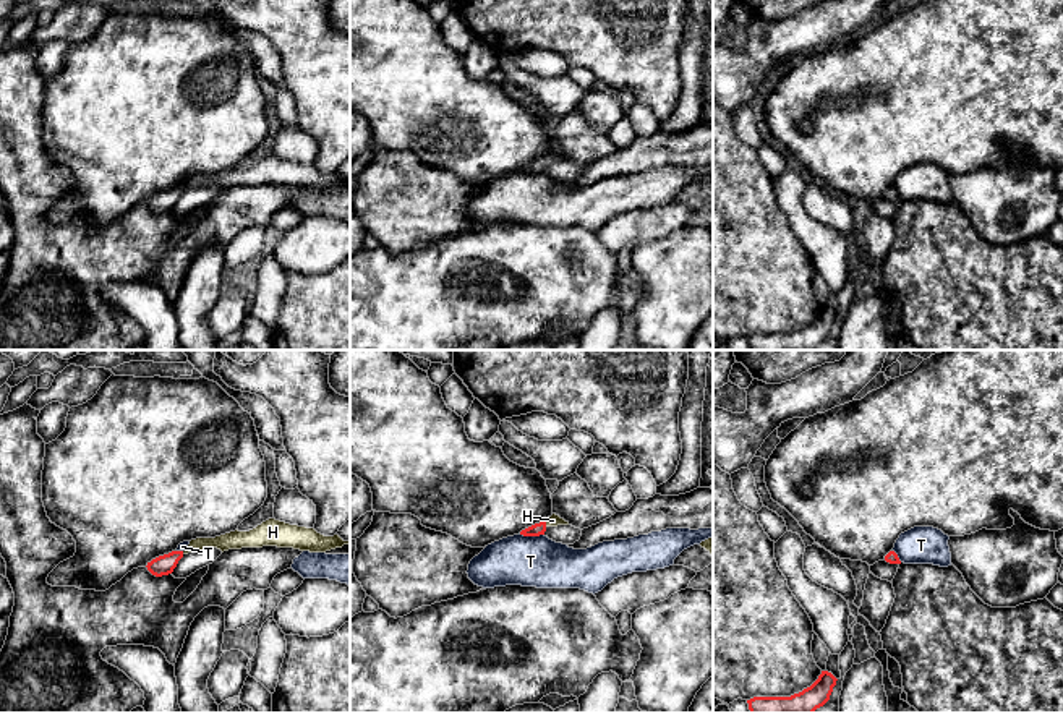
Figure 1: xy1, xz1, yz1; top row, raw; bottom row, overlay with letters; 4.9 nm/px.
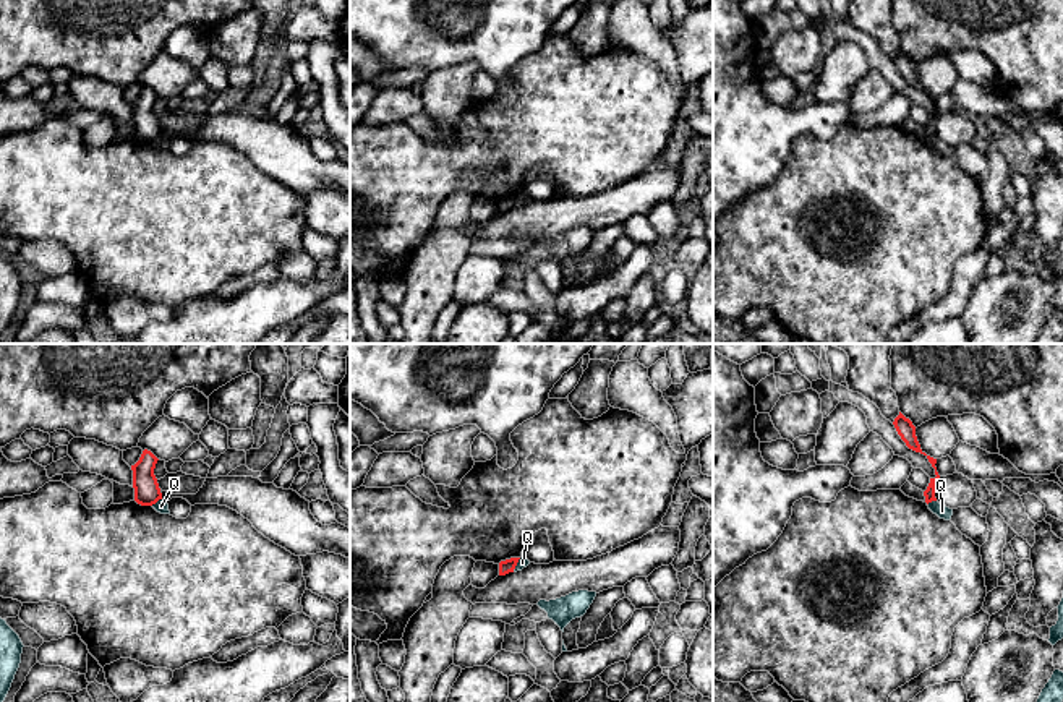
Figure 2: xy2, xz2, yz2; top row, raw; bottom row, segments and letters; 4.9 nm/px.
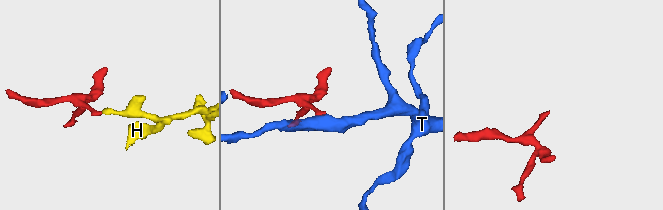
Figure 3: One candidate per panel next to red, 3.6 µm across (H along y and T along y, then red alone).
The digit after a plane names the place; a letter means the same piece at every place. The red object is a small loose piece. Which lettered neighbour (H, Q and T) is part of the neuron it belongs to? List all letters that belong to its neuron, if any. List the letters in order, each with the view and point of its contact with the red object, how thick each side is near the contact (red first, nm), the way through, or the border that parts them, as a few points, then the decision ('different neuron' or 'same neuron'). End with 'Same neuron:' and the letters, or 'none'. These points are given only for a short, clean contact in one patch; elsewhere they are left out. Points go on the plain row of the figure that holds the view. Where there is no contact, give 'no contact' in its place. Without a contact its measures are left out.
H: meets red in xz1 at (545, 161); 60 nm thick on the red side, 60 nm on the other; runs through xz1 (538, 166), (545, 161), (553, 157); same neuron
Q: meets red in xy2 at (156, 138); 130 nm thick on the red side, 70 nm on the other; border along xy2 (161, 135), (151, 141); different neuron
T: meets red in xz1 at (532, 172); 60 nm thick on the red side, 260 nm on the other; border along xz1 (519, 170), (543, 172); different neuron
Same neuron: H

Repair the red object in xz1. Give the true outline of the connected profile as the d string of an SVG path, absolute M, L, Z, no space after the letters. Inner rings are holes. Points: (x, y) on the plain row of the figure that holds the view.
M553 151L544 159L535 160L535 162L522 167L520 172L523 172L523 173L540 173L540 172L544 172L548 164L557 164L557 162L569 162L569 159L566 159L559 152Z

